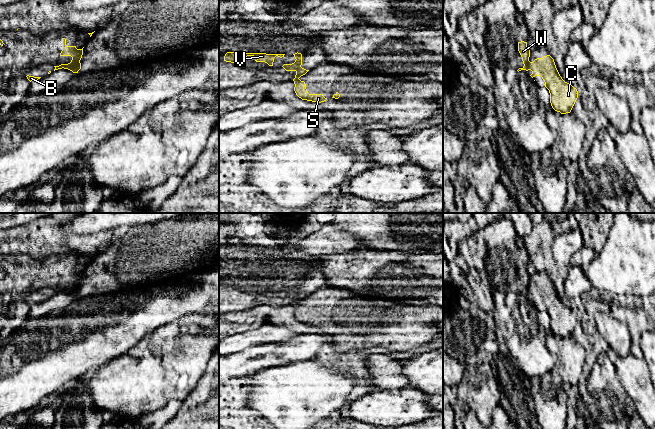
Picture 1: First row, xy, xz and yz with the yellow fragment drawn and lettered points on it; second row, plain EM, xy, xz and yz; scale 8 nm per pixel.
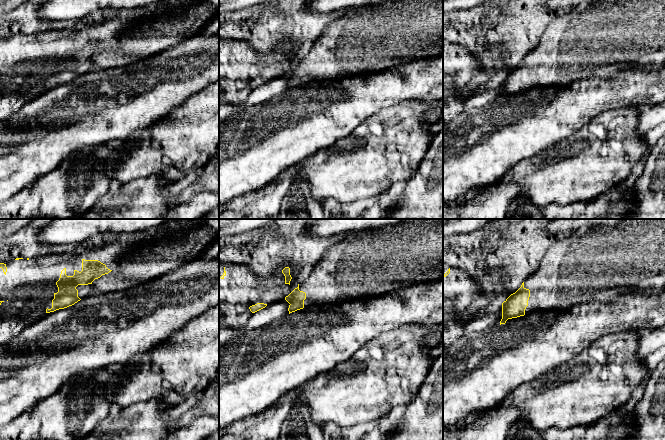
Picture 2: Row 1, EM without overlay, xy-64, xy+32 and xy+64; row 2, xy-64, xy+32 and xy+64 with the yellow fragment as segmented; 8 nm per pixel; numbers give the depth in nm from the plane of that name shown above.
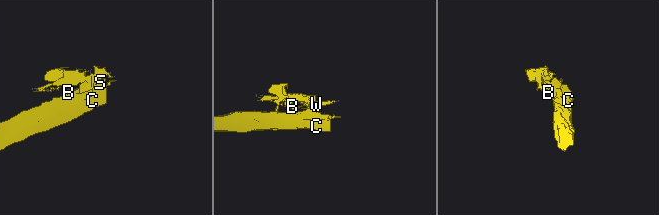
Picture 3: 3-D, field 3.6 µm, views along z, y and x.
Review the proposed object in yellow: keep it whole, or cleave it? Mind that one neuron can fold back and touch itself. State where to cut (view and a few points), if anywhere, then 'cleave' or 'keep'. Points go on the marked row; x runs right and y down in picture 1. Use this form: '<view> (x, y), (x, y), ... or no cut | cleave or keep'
xy (79, 60), (71, 63), (78, 70), (73, 72) | cleave

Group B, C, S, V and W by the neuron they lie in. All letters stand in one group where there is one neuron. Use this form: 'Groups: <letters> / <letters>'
Groups: B V W / C S

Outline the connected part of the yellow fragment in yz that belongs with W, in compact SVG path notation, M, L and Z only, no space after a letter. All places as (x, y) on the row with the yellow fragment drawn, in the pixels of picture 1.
M524 41L518 42L518 51L522 57L524 66L522 68L519 68L517 71L518 72L521 70L528 71L527 65L530 57L530 50L527 47L527 42L524 42Z

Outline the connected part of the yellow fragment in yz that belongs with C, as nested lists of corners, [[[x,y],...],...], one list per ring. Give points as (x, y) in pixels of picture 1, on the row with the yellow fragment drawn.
[[[547,55],[533,62],[528,61],[527,69],[532,71],[530,75],[532,78],[541,76],[544,80],[545,87],[550,93],[552,108],[561,114],[570,113],[578,98],[578,91],[562,79],[554,59]]]

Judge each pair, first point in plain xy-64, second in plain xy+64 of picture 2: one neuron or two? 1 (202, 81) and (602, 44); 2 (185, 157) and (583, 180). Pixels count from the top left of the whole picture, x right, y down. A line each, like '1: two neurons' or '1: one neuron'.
1: two neurons
2: one neuron

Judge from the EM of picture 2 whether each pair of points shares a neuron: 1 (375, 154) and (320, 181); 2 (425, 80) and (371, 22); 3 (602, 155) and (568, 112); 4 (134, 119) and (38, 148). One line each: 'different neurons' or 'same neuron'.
1: same neuron
2: different neurons
3: different neurons
4: same neuron

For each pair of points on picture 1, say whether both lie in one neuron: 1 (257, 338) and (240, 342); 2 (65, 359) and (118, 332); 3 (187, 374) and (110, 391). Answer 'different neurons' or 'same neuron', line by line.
1: same neuron
2: same neuron
3: same neuron

